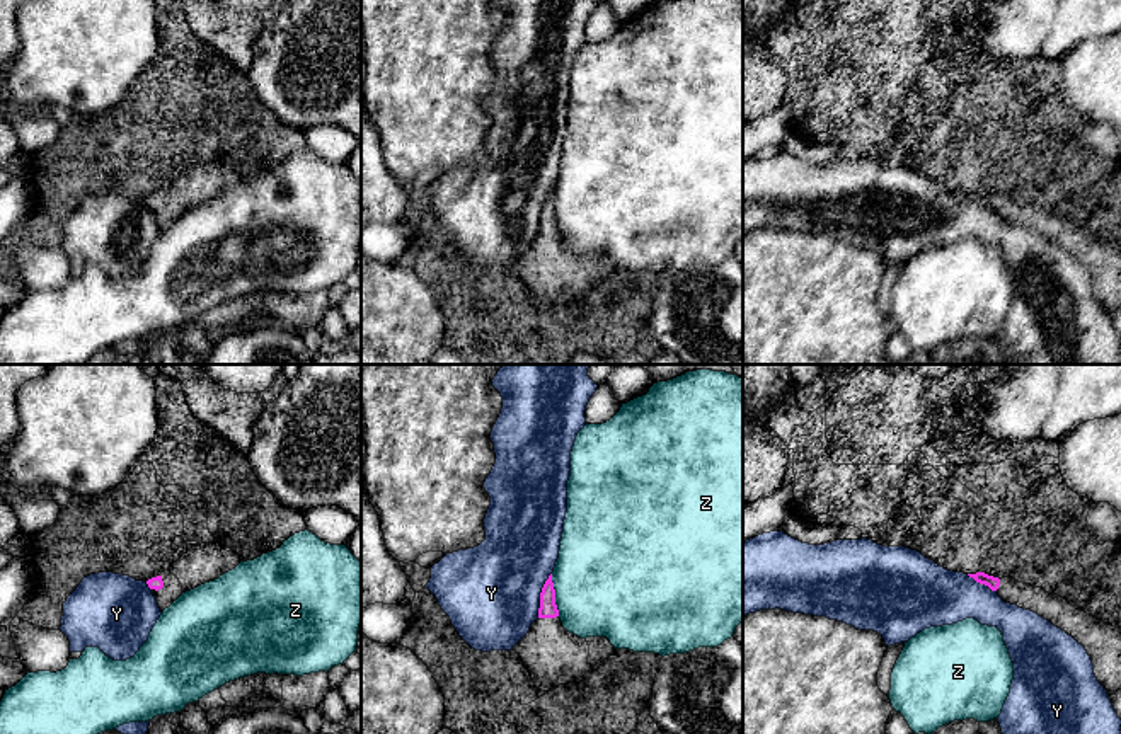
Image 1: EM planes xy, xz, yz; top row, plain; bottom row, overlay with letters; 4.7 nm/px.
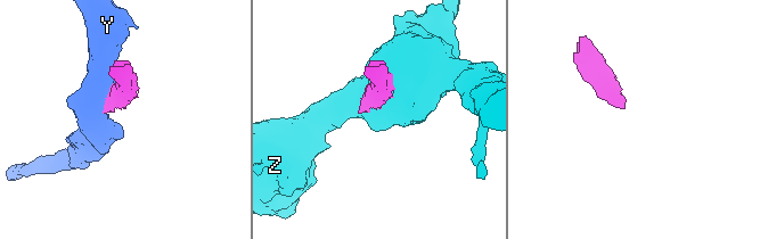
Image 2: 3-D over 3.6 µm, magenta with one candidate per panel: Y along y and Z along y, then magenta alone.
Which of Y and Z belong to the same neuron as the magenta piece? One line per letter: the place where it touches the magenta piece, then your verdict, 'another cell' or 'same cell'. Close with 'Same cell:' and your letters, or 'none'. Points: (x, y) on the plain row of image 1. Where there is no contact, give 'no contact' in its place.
Y: meets magenta in xz at (540, 213); another cell
Z: meets magenta in xz at (554, 213); another cell
Same cell: none

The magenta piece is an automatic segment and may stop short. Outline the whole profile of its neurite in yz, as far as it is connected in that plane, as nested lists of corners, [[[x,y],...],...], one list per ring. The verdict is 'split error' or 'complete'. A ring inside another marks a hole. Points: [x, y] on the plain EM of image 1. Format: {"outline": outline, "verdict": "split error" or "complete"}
{"outline": [[[985,191],[968,192],[988,204],[1005,221],[1031,228],[1082,262],[1094,283],[1094,293],[1106,310],[1121,308],[1121,249],[1087,233],[1077,221],[1012,196]]], "verdict": "split error"}

